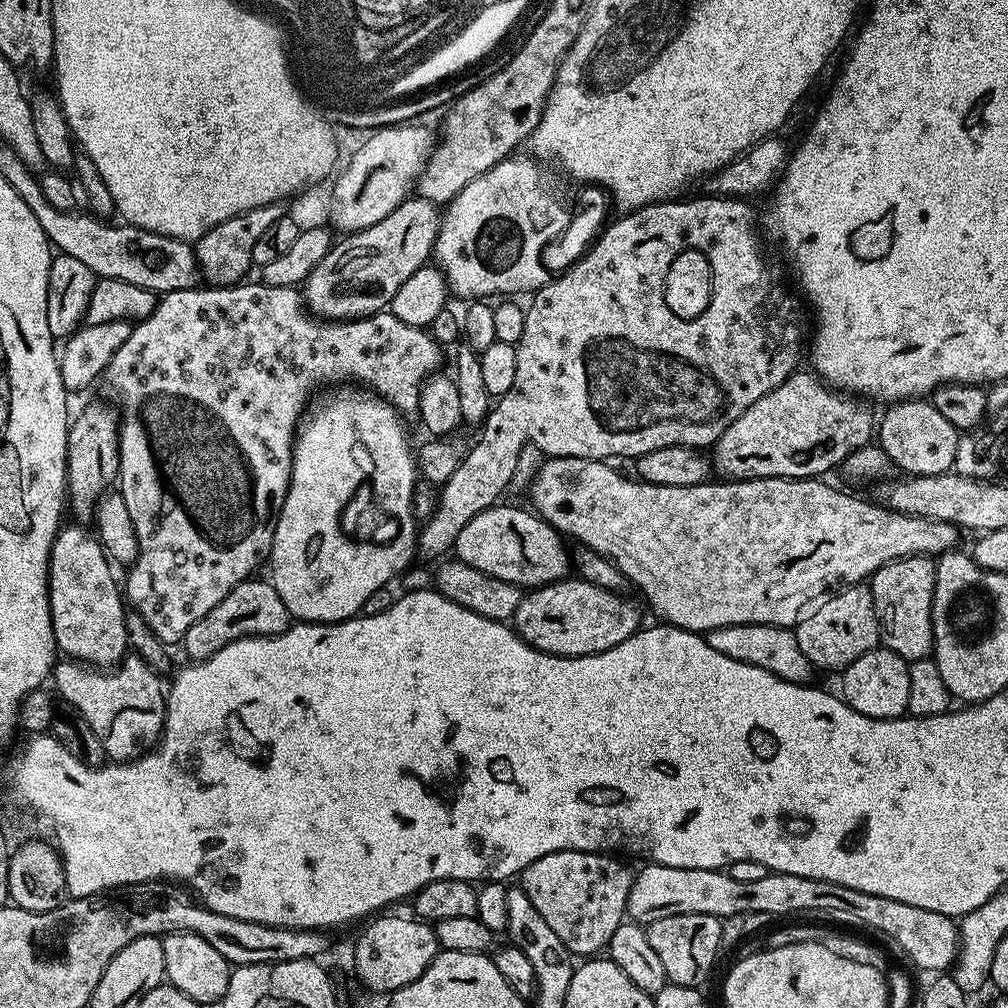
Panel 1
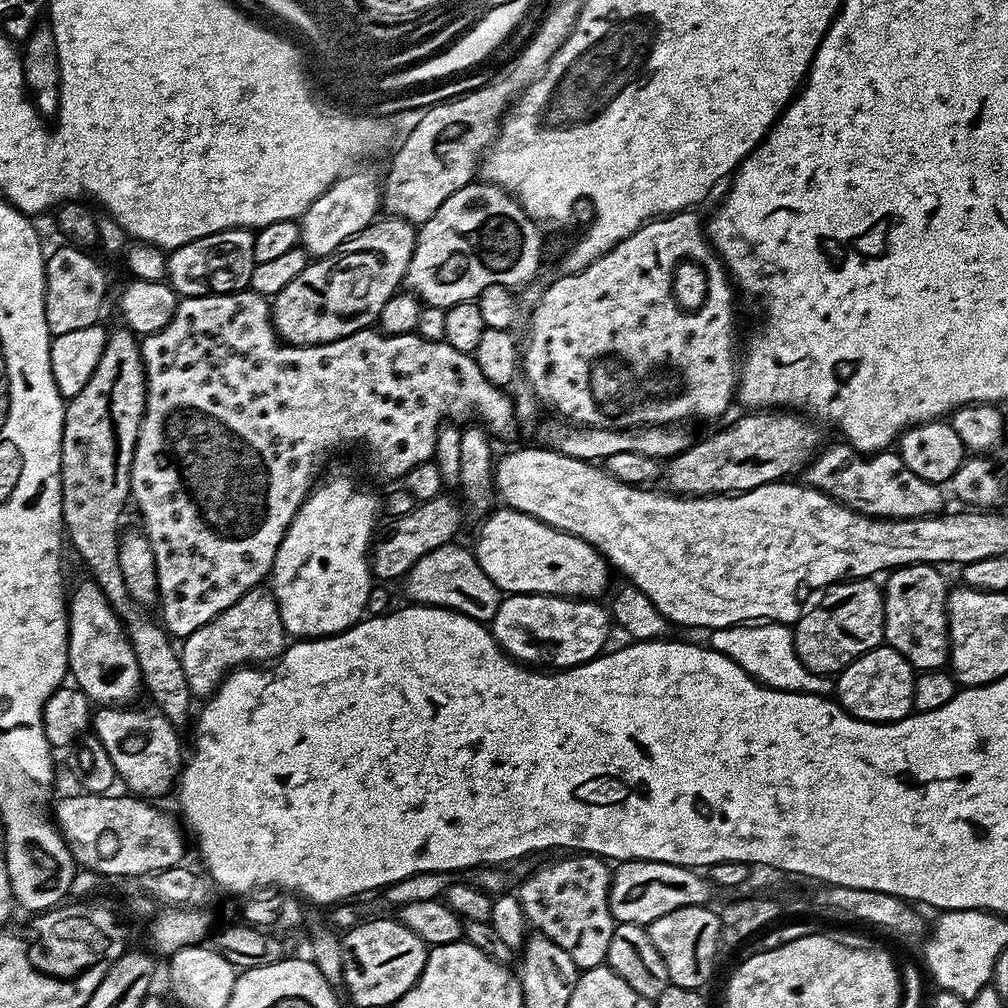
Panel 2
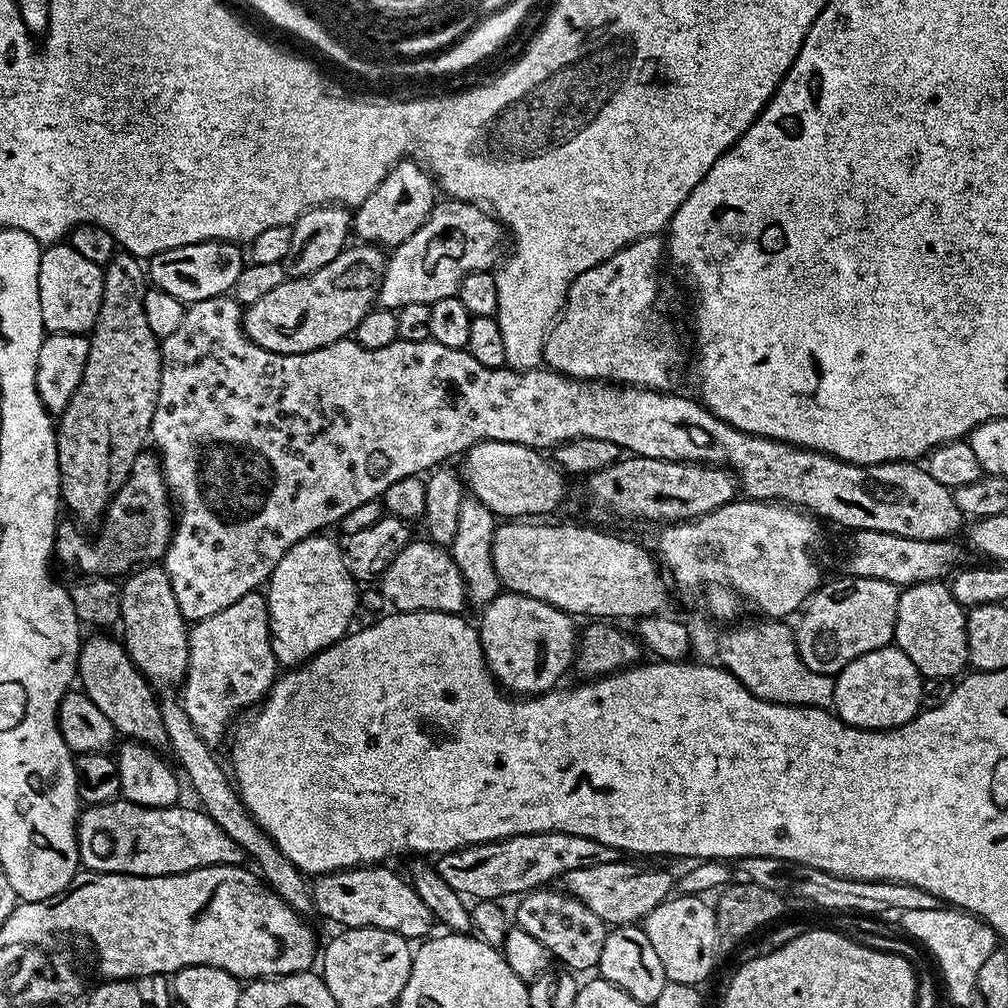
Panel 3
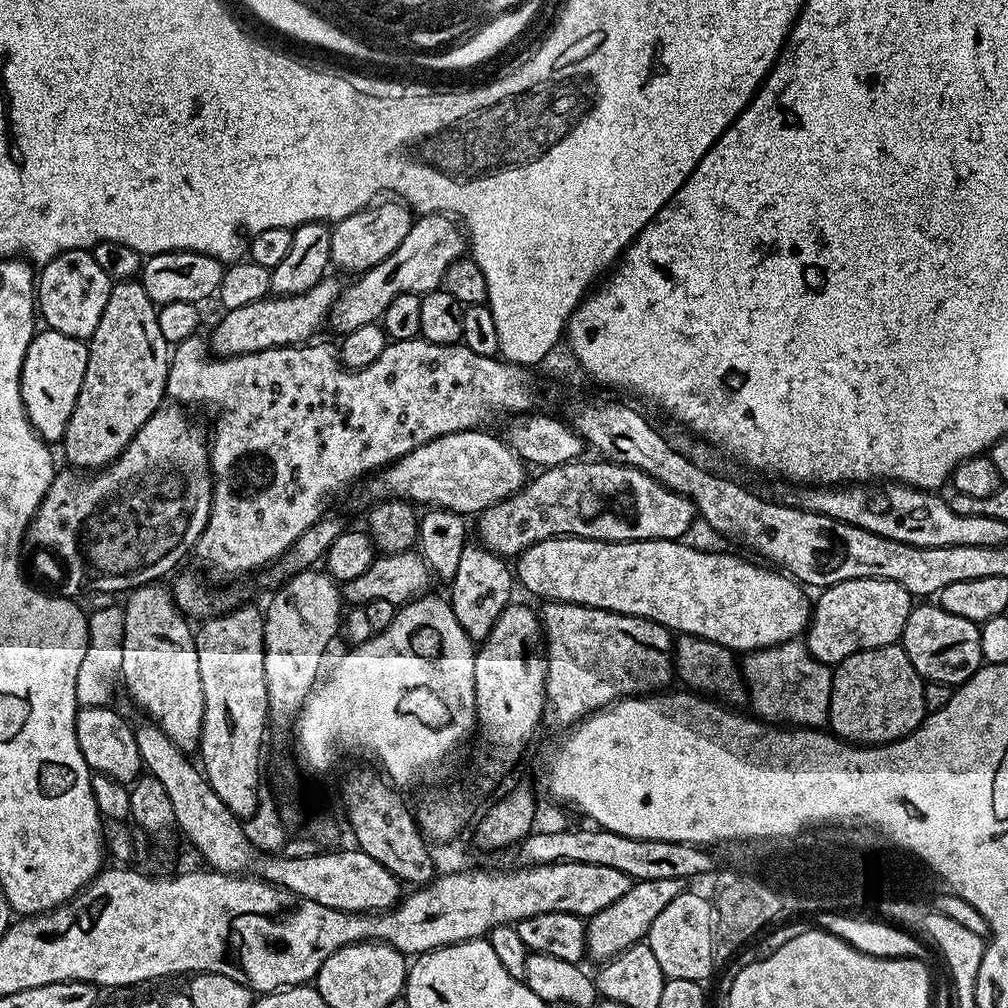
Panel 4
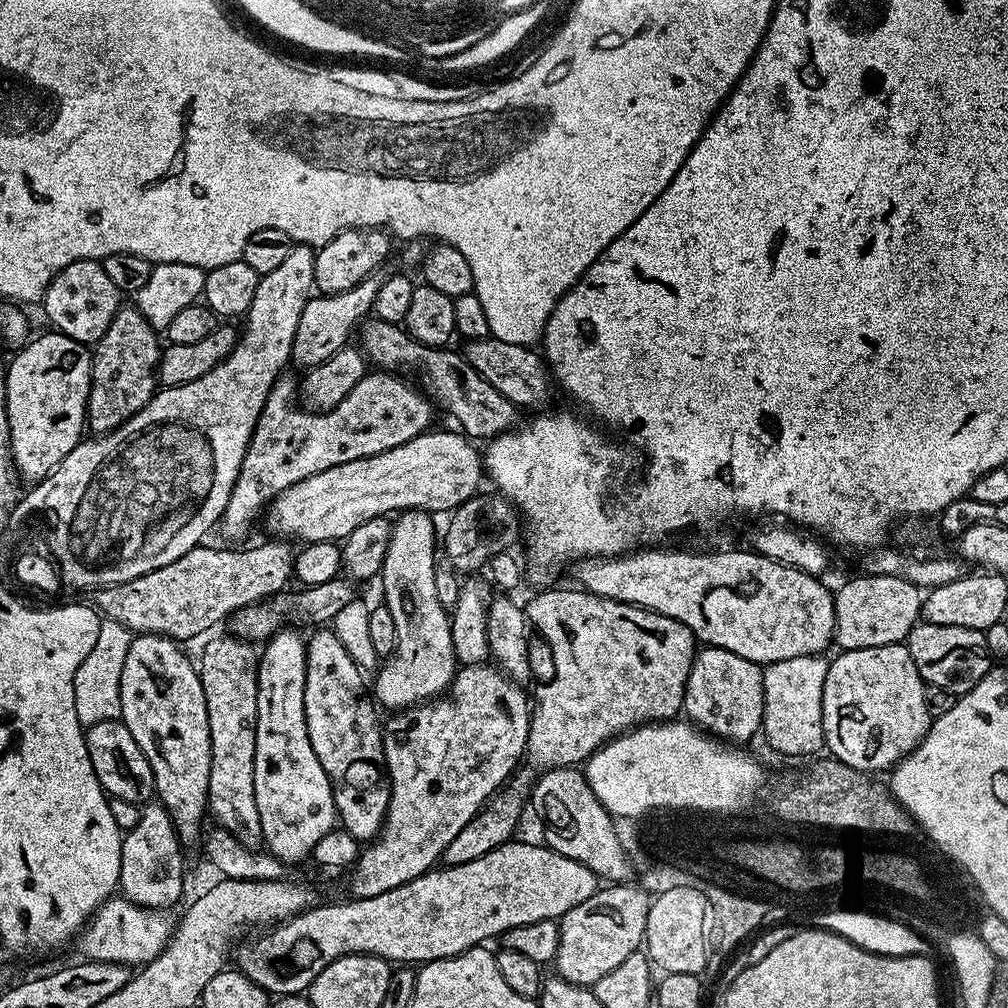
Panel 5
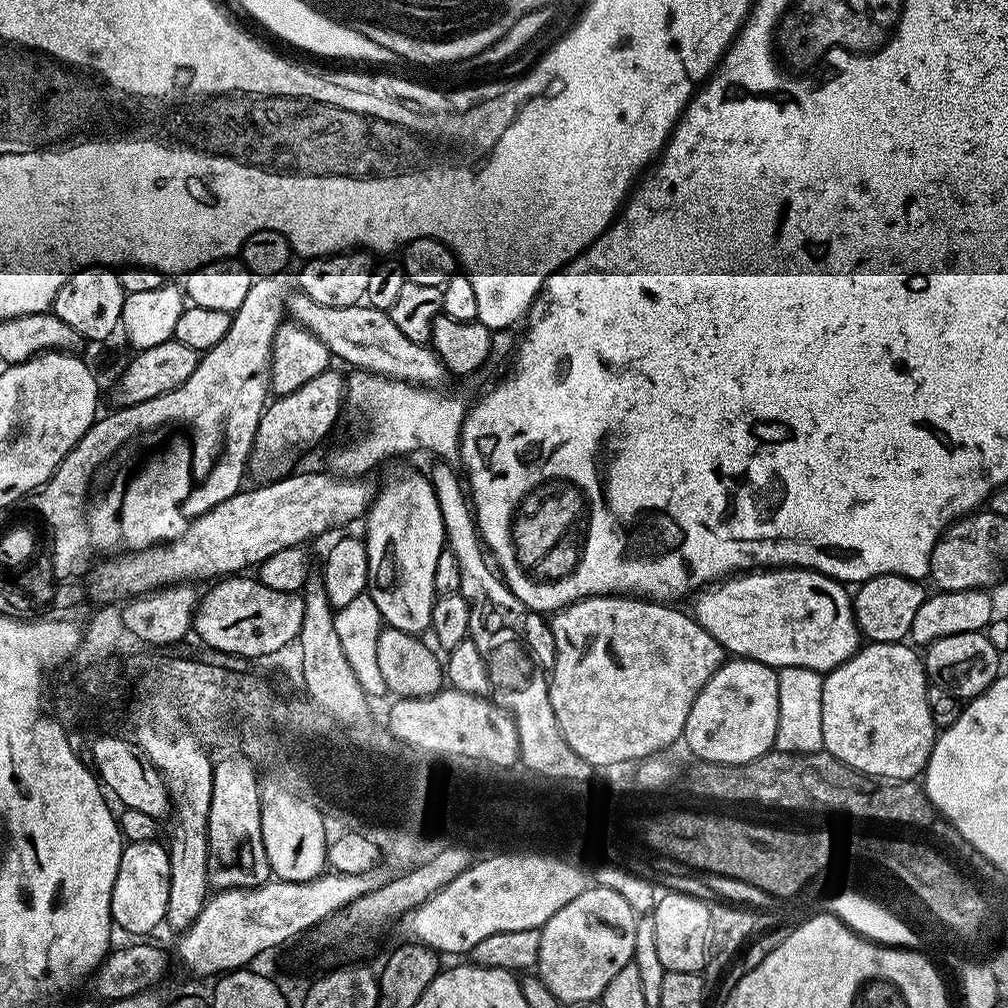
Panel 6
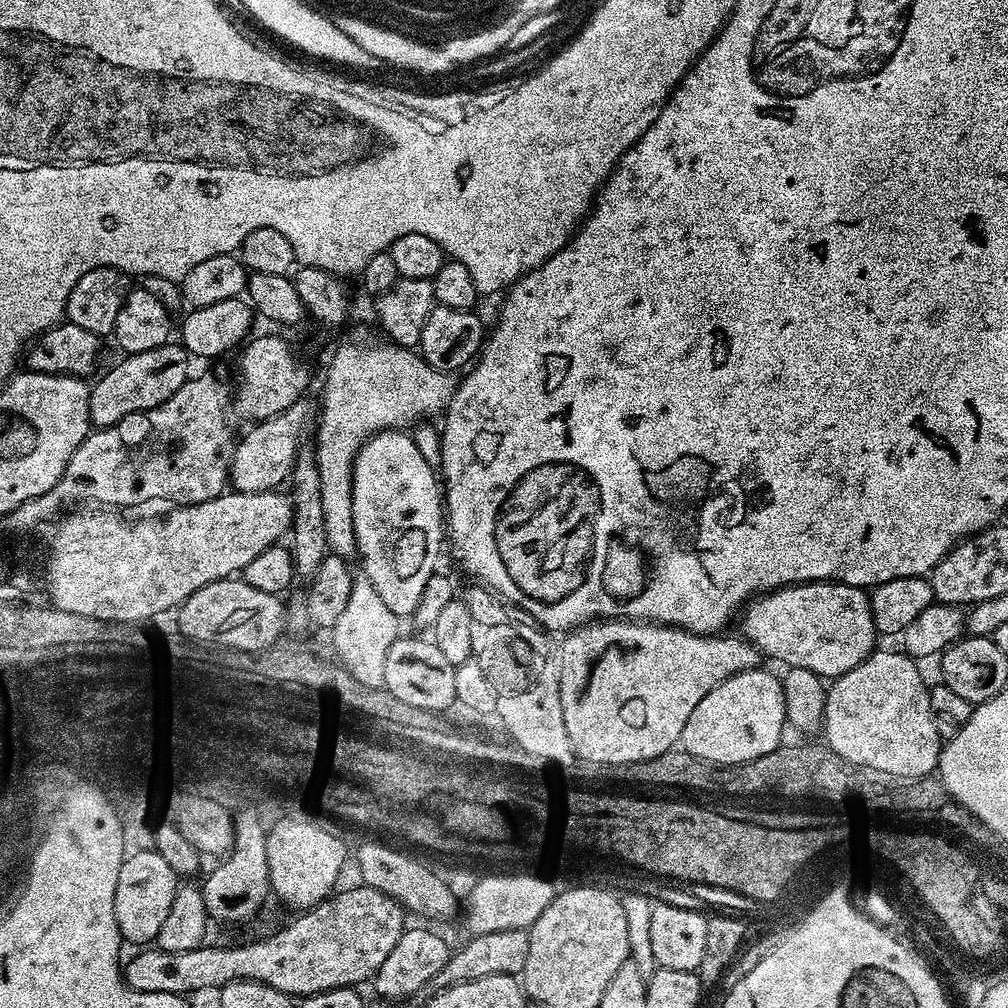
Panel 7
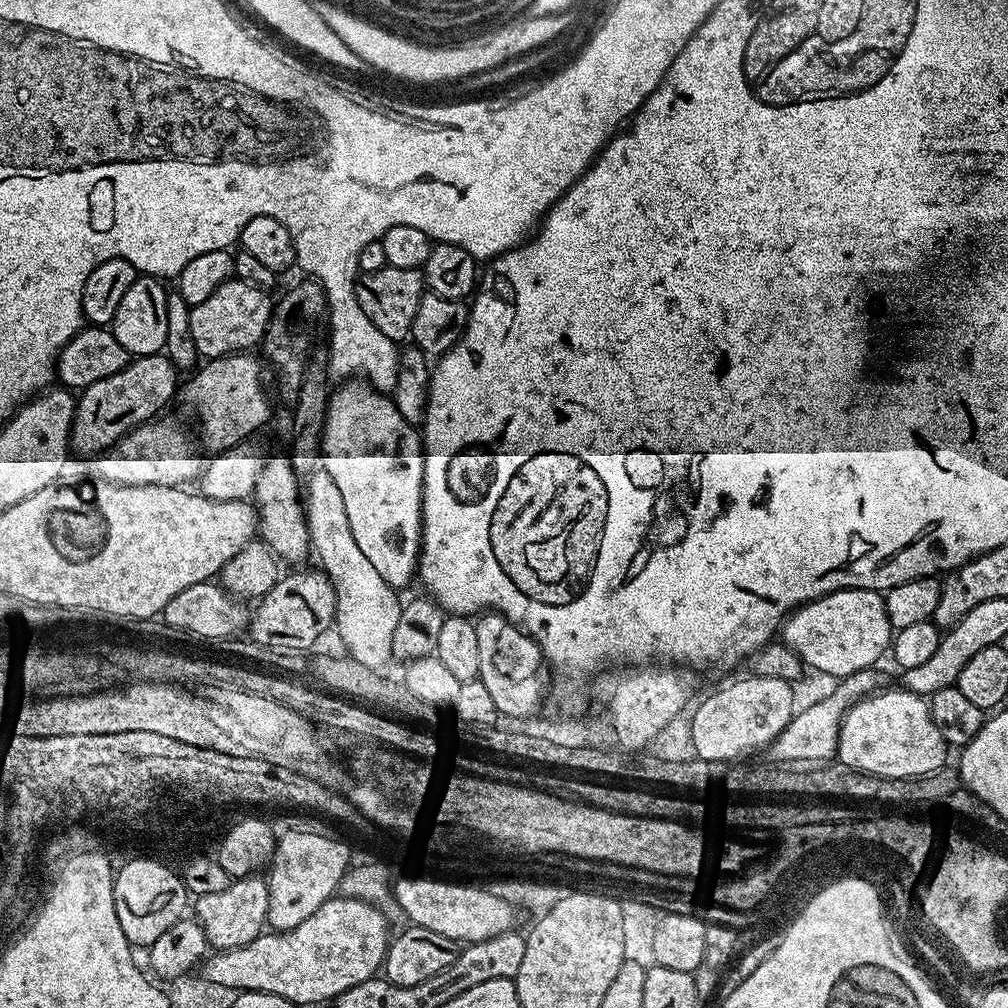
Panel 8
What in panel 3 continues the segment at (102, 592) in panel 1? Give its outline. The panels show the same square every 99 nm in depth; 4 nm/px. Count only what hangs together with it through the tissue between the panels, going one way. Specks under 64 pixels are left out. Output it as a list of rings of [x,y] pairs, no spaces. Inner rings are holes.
[[[92,636],[83,641],[80,645],[80,662],[78,665],[78,684],[82,691],[110,718],[110,722],[116,728],[121,737],[137,744],[146,744],[150,748],[163,749],[168,743],[166,726],[162,726],[162,714],[160,713],[160,702],[153,685],[145,676],[136,669],[134,662],[128,657],[128,651],[124,649],[119,639],[111,640],[108,636]]]

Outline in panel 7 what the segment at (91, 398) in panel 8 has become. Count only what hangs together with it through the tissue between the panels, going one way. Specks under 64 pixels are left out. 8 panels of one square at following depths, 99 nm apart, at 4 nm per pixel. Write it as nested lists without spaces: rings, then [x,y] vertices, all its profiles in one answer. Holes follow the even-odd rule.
[[[169,342],[158,346],[154,350],[134,352],[125,355],[123,358],[125,360],[118,361],[96,385],[93,383],[89,387],[88,418],[93,429],[109,428],[114,426],[114,422],[122,422],[122,418],[126,418],[126,414],[145,412],[158,407],[162,402],[166,402],[166,398],[173,396],[190,378],[190,371],[188,372],[190,354],[184,349],[183,344],[179,342]]]

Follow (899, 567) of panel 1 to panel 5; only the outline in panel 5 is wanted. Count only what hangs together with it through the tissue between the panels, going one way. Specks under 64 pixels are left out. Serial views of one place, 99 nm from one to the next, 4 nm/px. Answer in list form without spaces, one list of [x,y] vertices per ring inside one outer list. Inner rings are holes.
[[[918,622],[910,630],[906,643],[910,650],[910,658],[914,658],[914,666],[918,666],[918,674],[925,684],[942,686],[942,690],[951,692],[955,697],[962,696],[974,686],[978,686],[978,682],[982,682],[982,678],[994,666],[994,657],[986,646],[984,633],[970,630],[966,626],[934,626]]]

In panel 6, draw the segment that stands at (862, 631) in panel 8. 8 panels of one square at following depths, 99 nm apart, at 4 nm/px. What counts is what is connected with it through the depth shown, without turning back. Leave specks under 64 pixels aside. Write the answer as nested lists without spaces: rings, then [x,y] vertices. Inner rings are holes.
[[[770,568],[733,574],[715,584],[709,584],[699,589],[695,593],[694,599],[696,601],[693,602],[692,608],[690,607],[691,615],[695,616],[696,621],[724,647],[725,653],[745,660],[757,660],[777,670],[782,668],[805,668],[806,670],[827,674],[835,670],[840,664],[845,664],[862,647],[860,627],[856,625],[856,615],[852,609],[853,597],[850,595],[849,589],[840,581],[832,580],[829,576],[822,575],[821,572],[812,572],[809,568]]]

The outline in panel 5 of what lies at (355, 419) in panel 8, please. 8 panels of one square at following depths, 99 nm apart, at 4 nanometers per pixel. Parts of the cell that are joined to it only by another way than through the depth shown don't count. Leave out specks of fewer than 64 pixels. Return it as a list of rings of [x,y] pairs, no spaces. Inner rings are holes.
[[[409,510],[395,517],[392,537],[378,577],[378,584],[384,587],[383,607],[388,608],[394,618],[396,646],[394,655],[385,663],[389,664],[375,673],[375,699],[381,705],[384,703],[386,707],[392,708],[391,710],[407,710],[447,693],[458,671],[455,648],[451,644],[450,616],[441,602],[438,602],[437,587],[434,586],[435,566],[438,561],[438,528],[436,532],[432,520],[433,517],[423,510]]]

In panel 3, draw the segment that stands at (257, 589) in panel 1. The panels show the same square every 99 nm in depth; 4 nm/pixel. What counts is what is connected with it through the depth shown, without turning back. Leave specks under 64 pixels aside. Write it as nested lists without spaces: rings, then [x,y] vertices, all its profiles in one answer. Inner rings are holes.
[[[257,590],[189,627],[188,672],[184,676],[182,699],[194,730],[202,734],[206,743],[219,745],[219,740],[229,735],[237,717],[255,709],[276,683],[278,665],[272,649],[271,621],[268,597]]]

